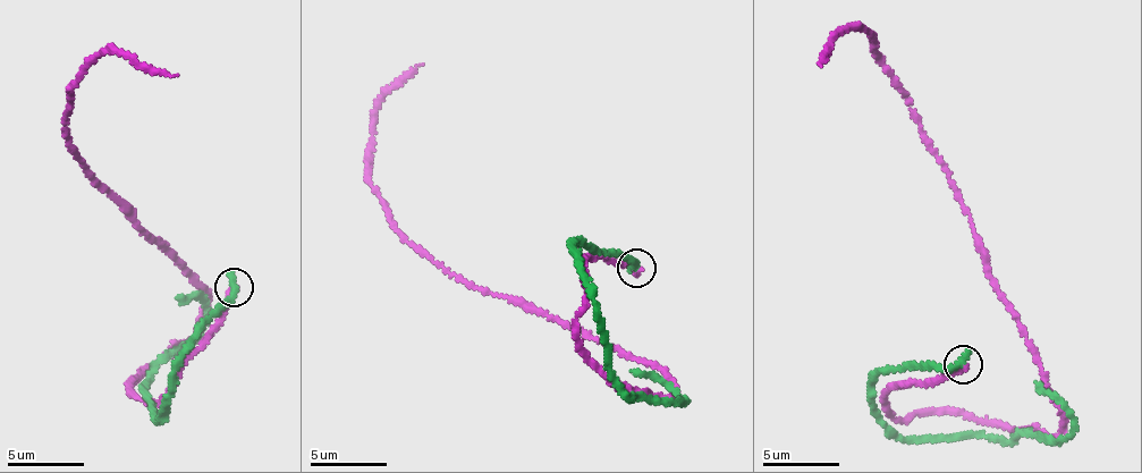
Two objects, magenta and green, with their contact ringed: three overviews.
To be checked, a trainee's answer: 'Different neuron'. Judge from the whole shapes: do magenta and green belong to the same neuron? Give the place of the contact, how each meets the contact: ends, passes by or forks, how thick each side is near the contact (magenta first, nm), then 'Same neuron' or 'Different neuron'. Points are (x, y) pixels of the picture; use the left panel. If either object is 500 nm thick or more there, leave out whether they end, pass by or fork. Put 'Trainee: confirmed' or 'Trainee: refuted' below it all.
Place: (234, 287). At the ring magenta ends. At the ring green ends. Thickness 240 nm (magenta) against 300 nm. Different neuron
Trainee: confirmed

